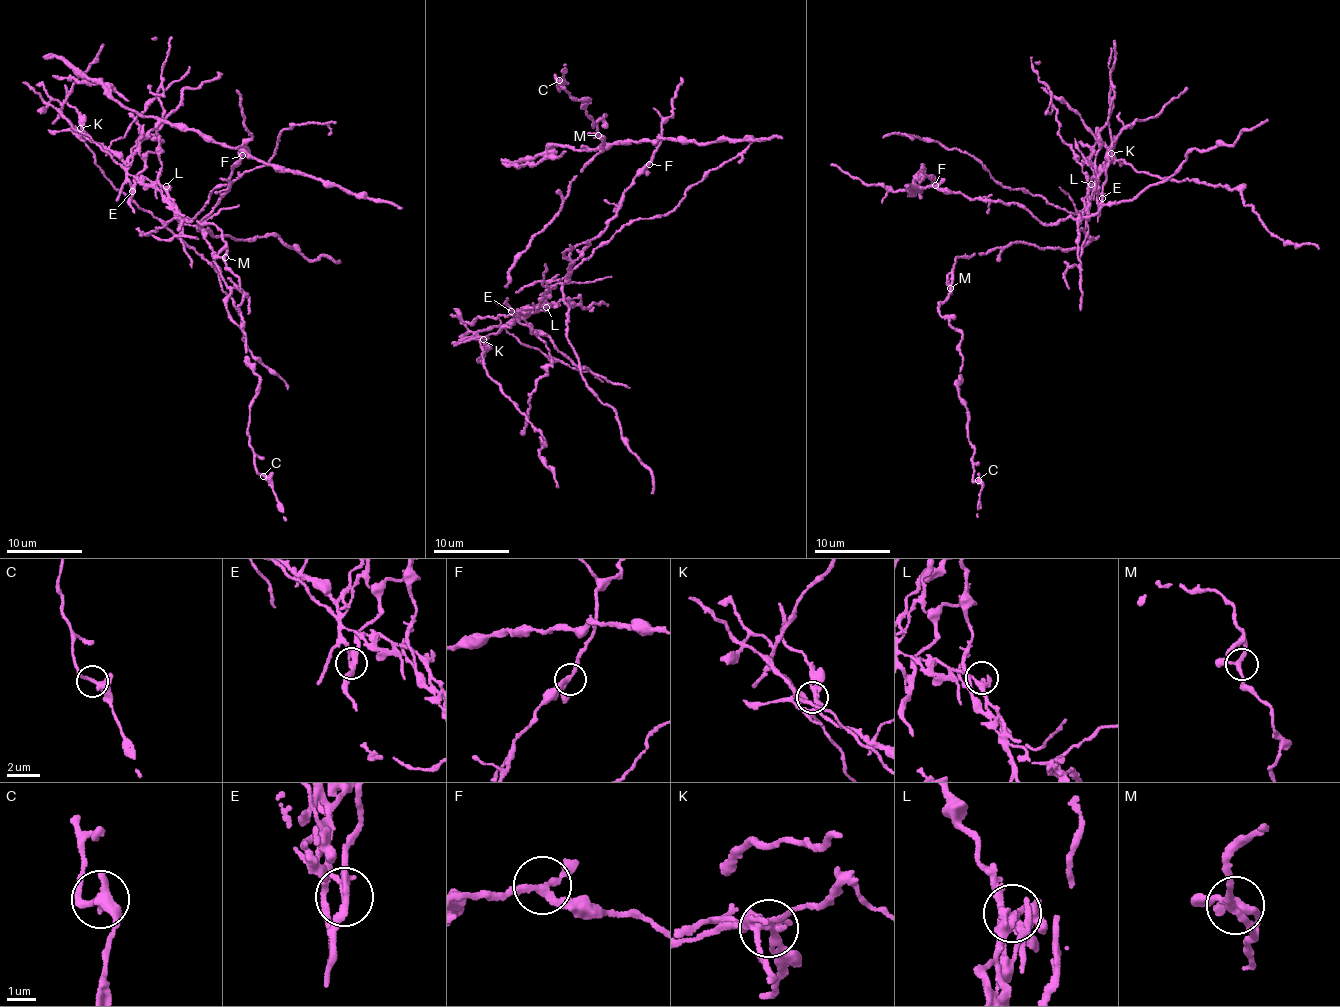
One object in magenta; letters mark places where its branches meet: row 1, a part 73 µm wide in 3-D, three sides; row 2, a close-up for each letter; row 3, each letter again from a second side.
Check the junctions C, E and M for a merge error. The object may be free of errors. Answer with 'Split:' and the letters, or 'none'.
Split: E

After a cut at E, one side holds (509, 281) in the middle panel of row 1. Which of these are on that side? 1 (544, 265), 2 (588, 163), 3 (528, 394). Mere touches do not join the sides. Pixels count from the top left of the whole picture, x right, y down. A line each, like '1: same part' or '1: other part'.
1: other part
2: same part
3: same part

